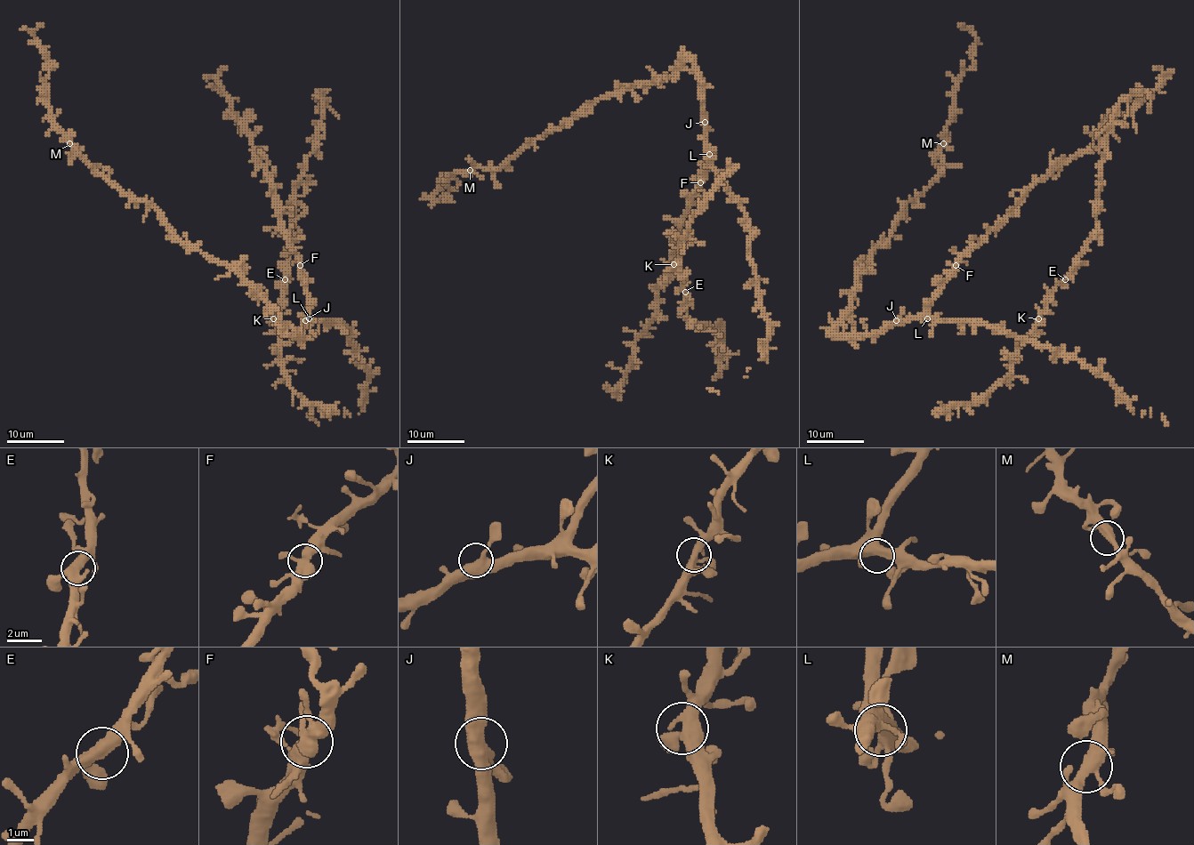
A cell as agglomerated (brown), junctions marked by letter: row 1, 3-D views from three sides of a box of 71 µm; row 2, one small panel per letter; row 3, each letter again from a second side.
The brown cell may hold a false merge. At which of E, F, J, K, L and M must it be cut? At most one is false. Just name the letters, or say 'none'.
none

